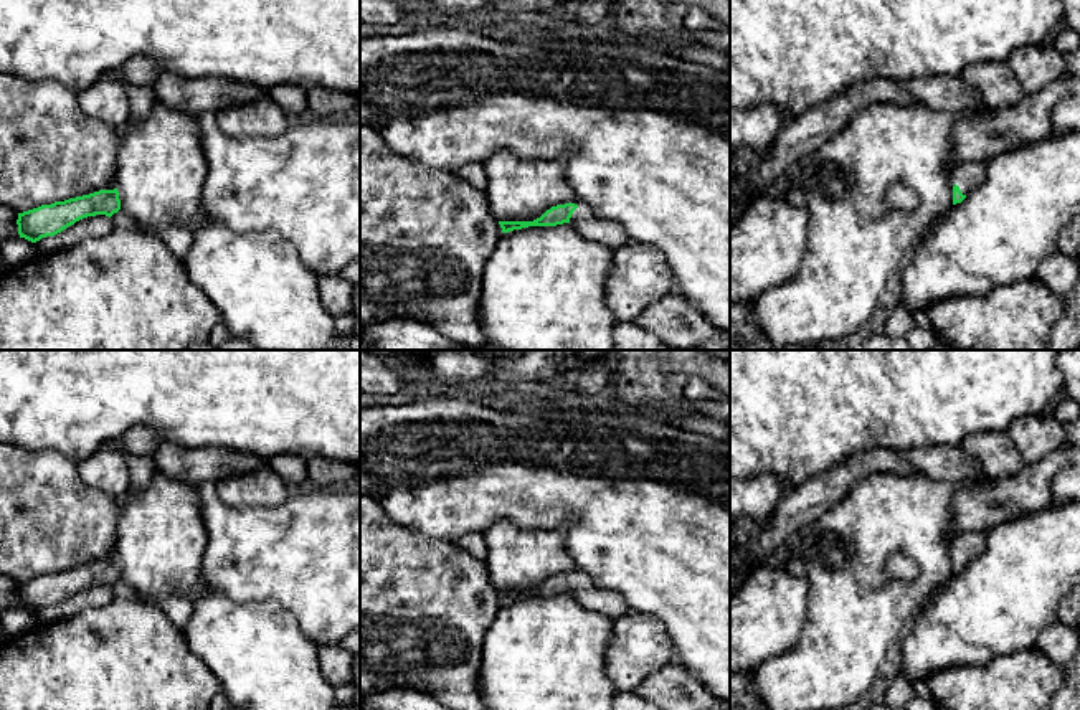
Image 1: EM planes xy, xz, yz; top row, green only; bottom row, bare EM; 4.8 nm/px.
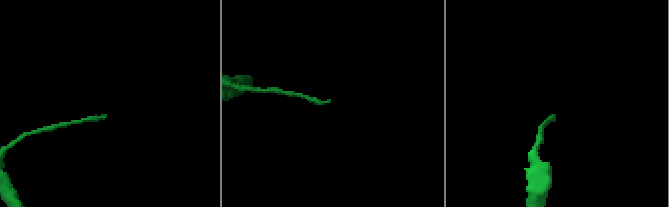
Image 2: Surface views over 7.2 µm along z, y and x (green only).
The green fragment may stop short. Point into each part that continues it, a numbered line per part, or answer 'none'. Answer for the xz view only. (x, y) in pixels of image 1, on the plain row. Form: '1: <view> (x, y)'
1: xz (588, 595)

